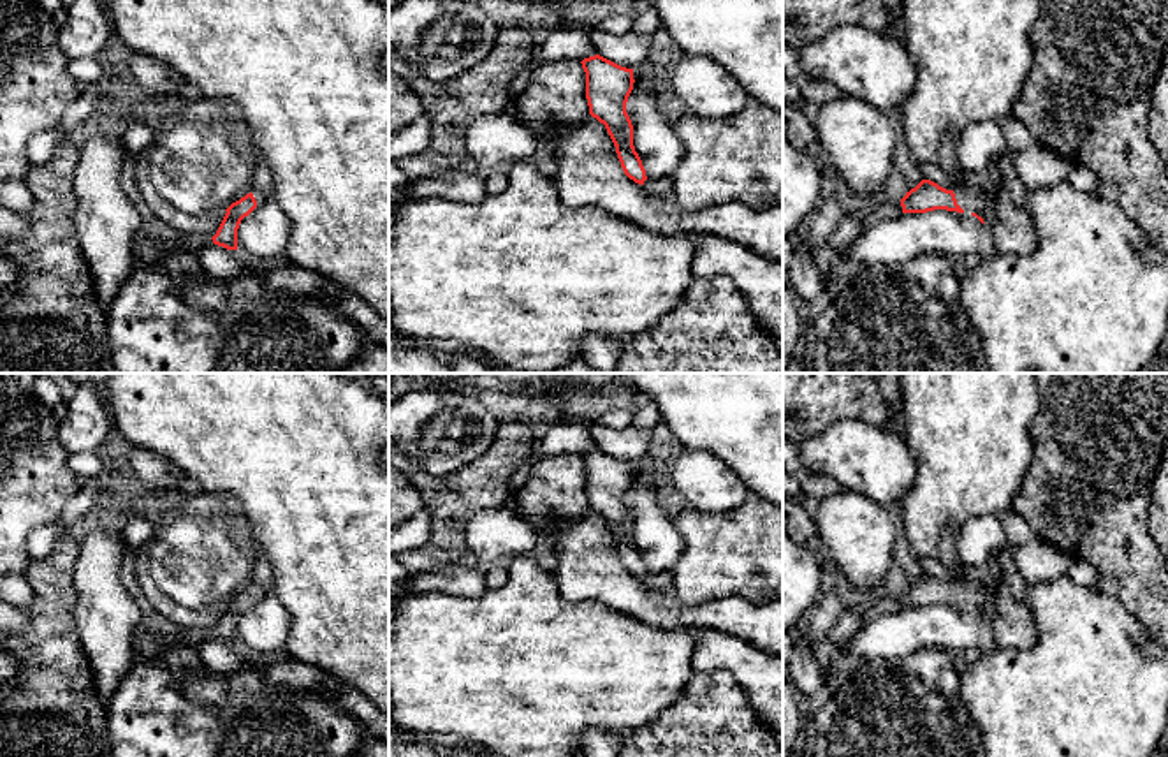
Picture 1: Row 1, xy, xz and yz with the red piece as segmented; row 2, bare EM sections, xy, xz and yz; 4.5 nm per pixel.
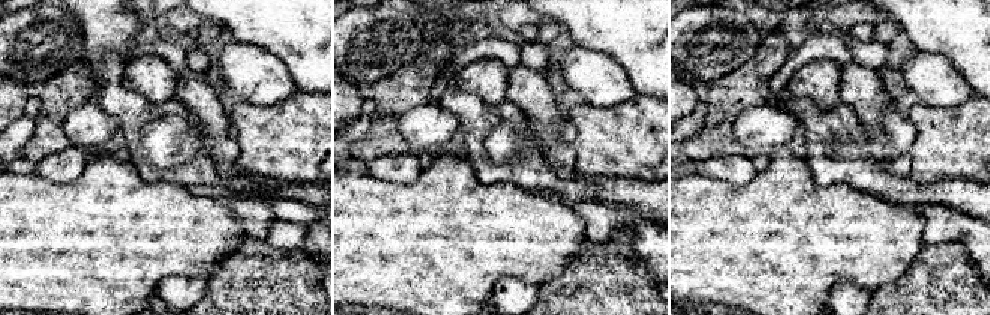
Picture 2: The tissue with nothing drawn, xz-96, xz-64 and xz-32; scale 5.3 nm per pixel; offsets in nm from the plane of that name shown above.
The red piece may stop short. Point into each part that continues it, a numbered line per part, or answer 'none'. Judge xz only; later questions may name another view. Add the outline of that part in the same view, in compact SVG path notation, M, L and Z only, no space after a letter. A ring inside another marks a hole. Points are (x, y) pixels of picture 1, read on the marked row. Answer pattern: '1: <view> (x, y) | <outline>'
1: xz (664, 187) | M663 178L663 180L646 180L644 187L660 195L660 197L670 197L674 192L674 180L672 178Z

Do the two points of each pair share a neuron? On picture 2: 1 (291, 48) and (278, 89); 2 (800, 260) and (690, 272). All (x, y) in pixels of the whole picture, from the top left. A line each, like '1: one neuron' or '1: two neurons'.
1: two neurons
2: one neuron

